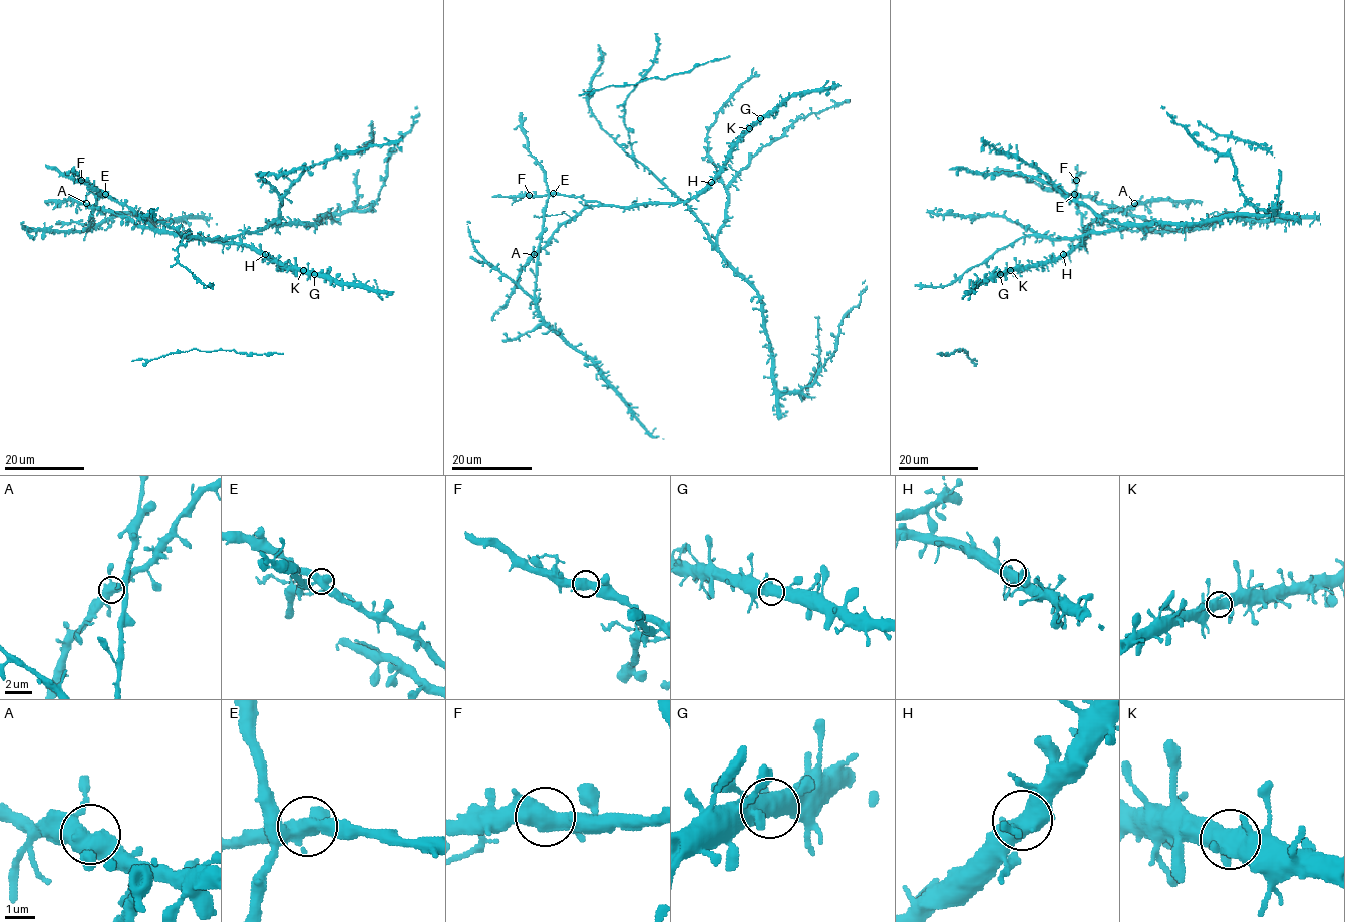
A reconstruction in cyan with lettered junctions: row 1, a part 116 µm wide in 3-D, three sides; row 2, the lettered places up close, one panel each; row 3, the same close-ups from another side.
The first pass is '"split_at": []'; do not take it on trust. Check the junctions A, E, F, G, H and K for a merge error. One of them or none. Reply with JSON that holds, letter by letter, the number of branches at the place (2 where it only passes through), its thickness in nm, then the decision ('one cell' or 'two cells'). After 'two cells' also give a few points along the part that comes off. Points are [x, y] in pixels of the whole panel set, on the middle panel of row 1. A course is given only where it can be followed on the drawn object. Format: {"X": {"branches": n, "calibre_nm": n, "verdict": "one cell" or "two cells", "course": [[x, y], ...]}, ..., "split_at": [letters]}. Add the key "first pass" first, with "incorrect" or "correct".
{"first pass": "incorrect", "A": {"branches": 3, "calibre_nm": 500, "verdict": "one cell"}, "E": {"branches": 3, "calibre_nm": 500, "verdict": "two cells"}, "F": {"branches": 3, "calibre_nm": 500, "verdict": "one cell"}, "G": {"branches": 3, "calibre_nm": 500, "verdict": "one cell"}, "H": {"branches": 3, "calibre_nm": 500, "verdict": "one cell"}, "K": {"branches": 3, "calibre_nm": 480, "verdict": "one cell"}, "split_at": ["E"]}

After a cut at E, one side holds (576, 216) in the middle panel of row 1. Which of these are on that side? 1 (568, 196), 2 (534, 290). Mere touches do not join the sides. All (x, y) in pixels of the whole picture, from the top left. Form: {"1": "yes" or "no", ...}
{"1": "yes", "2": "no"}

